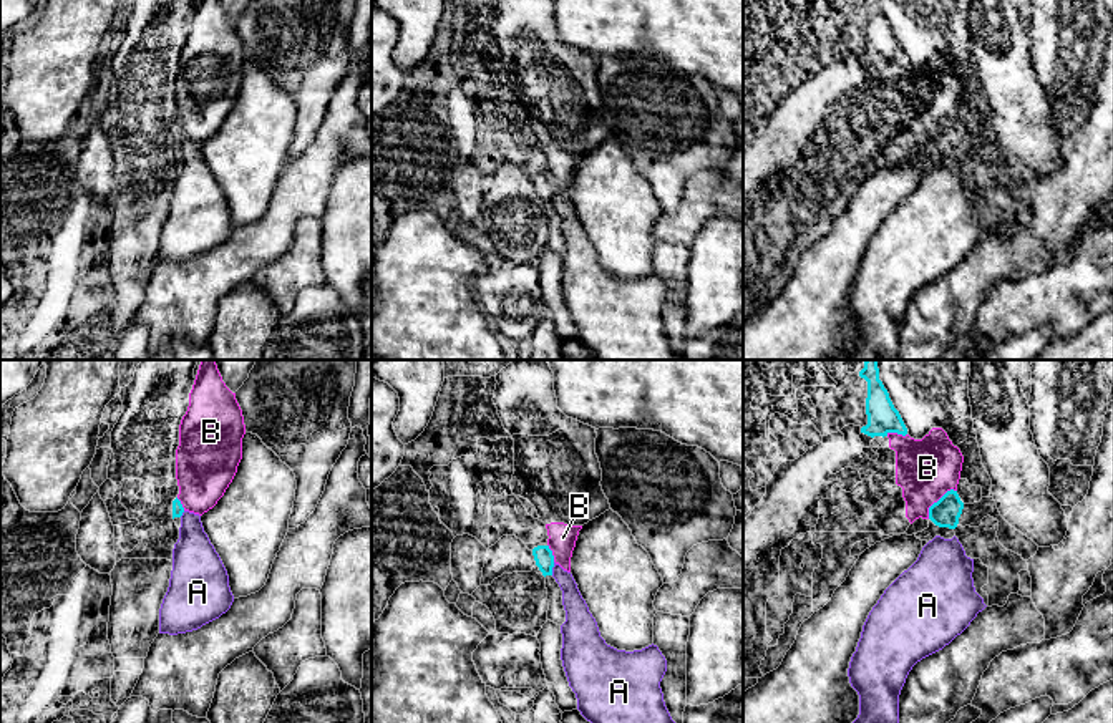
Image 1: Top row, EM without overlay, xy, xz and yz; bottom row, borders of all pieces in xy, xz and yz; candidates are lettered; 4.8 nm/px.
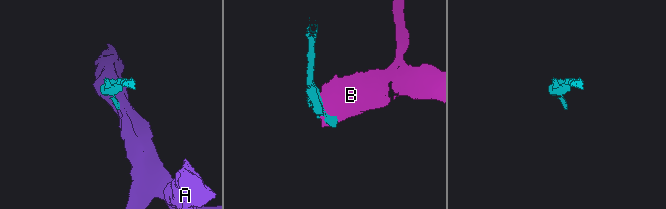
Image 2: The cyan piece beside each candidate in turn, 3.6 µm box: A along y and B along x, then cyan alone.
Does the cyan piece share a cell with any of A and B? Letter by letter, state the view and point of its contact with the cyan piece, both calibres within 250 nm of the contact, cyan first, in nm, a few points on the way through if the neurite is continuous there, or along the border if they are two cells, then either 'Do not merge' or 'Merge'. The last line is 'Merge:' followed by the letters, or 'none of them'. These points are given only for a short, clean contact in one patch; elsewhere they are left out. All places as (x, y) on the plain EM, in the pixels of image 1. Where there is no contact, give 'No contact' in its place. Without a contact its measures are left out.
A: Touches cyan at xz (551, 198). Thickness 90 nm (cyan) against 110 nm. Boundary: xz (554, 191), (551, 203). Do not merge
B: Touches cyan at yz (939, 128). Thickness 140 nm (cyan) against 300 nm. Do not merge
Merge: none of them

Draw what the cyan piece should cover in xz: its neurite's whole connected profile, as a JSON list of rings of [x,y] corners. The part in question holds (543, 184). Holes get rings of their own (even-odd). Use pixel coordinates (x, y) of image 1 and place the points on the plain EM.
[[[537,174],[532,177],[532,184],[536,194],[546,206],[546,217],[549,229],[547,249],[562,254],[566,250],[566,239],[562,234],[562,219],[556,211],[556,207],[552,206],[552,196],[554,196],[552,179],[549,177],[549,174]]]

